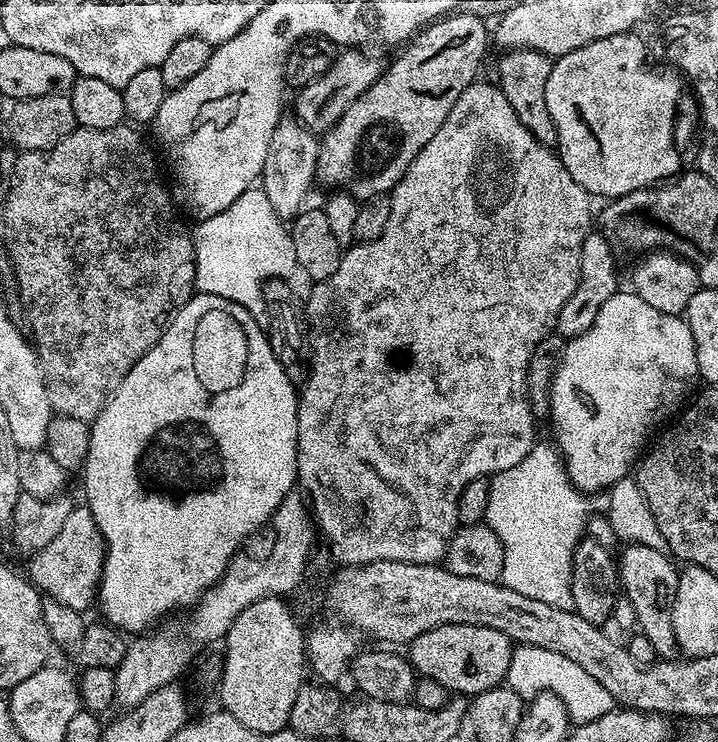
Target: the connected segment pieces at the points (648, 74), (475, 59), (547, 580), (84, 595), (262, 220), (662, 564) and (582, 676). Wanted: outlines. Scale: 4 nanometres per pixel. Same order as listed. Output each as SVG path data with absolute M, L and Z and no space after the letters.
M631 31L614 34L610 38L598 38L598 42L590 42L590 46L582 46L578 50L570 50L570 54L565 56L557 56L550 70L550 78L546 78L546 110L550 110L550 118L554 118L560 161L566 166L570 178L574 178L574 182L578 182L578 186L585 188L593 198L615 198L643 188L655 188L671 181L682 172L680 152L676 149L675 138L672 137L672 131L676 128L676 103L680 100L680 84L671 76L671 71L655 72L648 65L648 48L644 45L643 38L636 35L635 31Z
M457 11L455 14L449 14L439 20L433 20L427 28L416 33L407 44L399 49L397 58L393 64L389 63L385 67L384 72L374 82L374 86L370 86L370 90L366 90L366 94L362 94L362 98L355 100L350 106L350 110L346 110L346 114L342 114L342 118L329 132L323 133L320 140L320 153L318 154L318 162L316 163L316 180L324 183L326 187L332 188L328 190L343 190L350 196L356 197L357 201L363 202L369 200L372 196L383 196L391 193L398 181L406 174L408 167L414 162L414 158L418 158L418 154L422 150L422 146L426 146L426 142L430 142L430 138L434 138L434 134L438 134L438 130L442 126L442 122L446 122L446 114L450 114L454 102L458 102L458 98L462 94L462 90L466 90L471 84L477 83L480 72L480 63L484 60L484 55L490 49L490 28L481 17L474 14L466 14Z
M538 442L510 470L502 470L490 480L490 506L484 520L498 534L504 547L504 565L500 580L510 590L550 602L559 608L569 607L570 574L574 550L585 539L588 511L592 504L587 495L575 488L555 443Z
M86 506L73 507L63 530L46 547L35 553L26 569L26 575L45 597L57 600L62 606L81 614L93 607L98 596L104 569L104 539L94 522L94 514Z
M253 186L246 189L241 196L234 198L234 202L230 202L230 206L226 206L226 210L222 210L222 214L214 214L210 218L199 221L195 225L194 231L191 233L192 245L196 251L196 292L205 292L206 294L214 294L226 298L230 302L234 302L238 306L242 306L250 314L250 318L254 318L254 322L258 322L261 326L268 323L268 304L264 301L264 284L268 280L282 280L291 277L291 272L297 271L296 255L294 254L294 242L292 241L292 233L286 227L285 221L274 210L274 206L270 206L270 198L266 198L263 187Z
M628 544L625 549L618 556L618 584L623 595L632 600L632 609L637 612L639 631L646 638L650 638L657 657L675 657L678 649L674 638L672 603L680 577L677 565L667 551L659 552L641 544Z
M530 644L519 645L510 658L510 670L506 677L507 687L512 688L525 700L531 702L539 692L552 692L563 702L568 711L569 721L576 724L594 722L602 714L610 714L614 701L610 690L602 682L594 682L578 662L572 662L554 650L546 650Z

